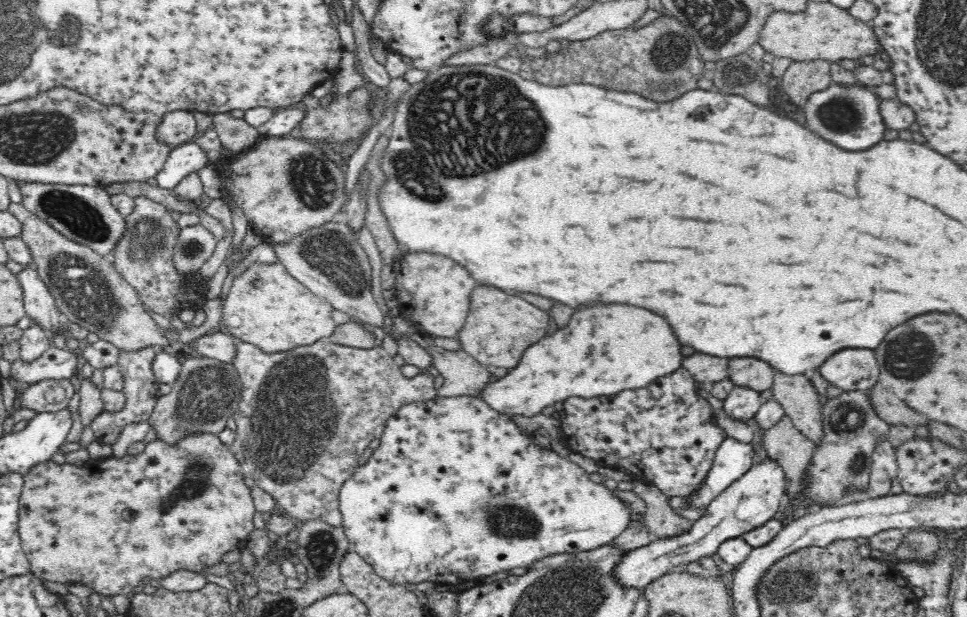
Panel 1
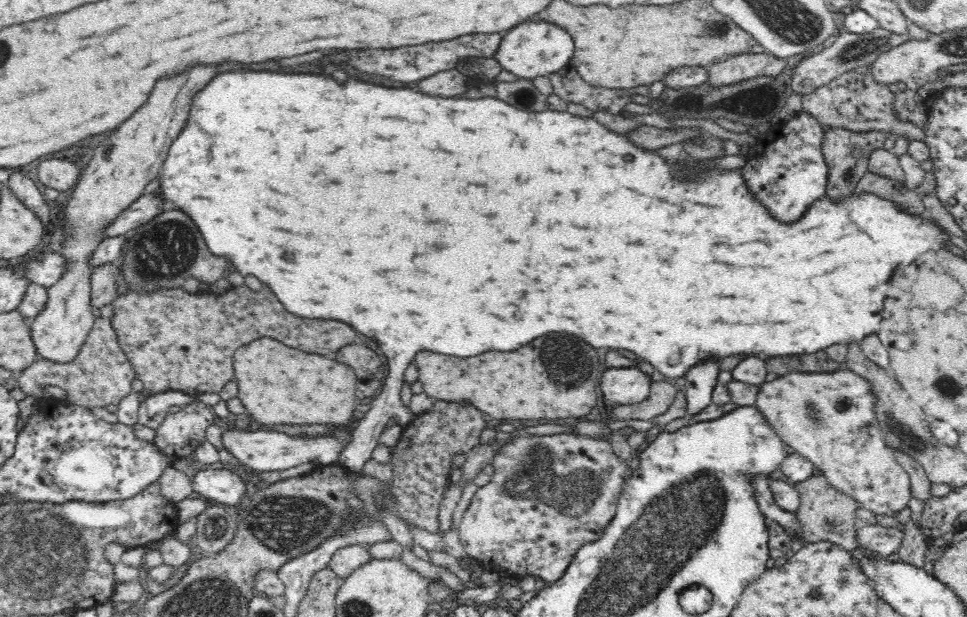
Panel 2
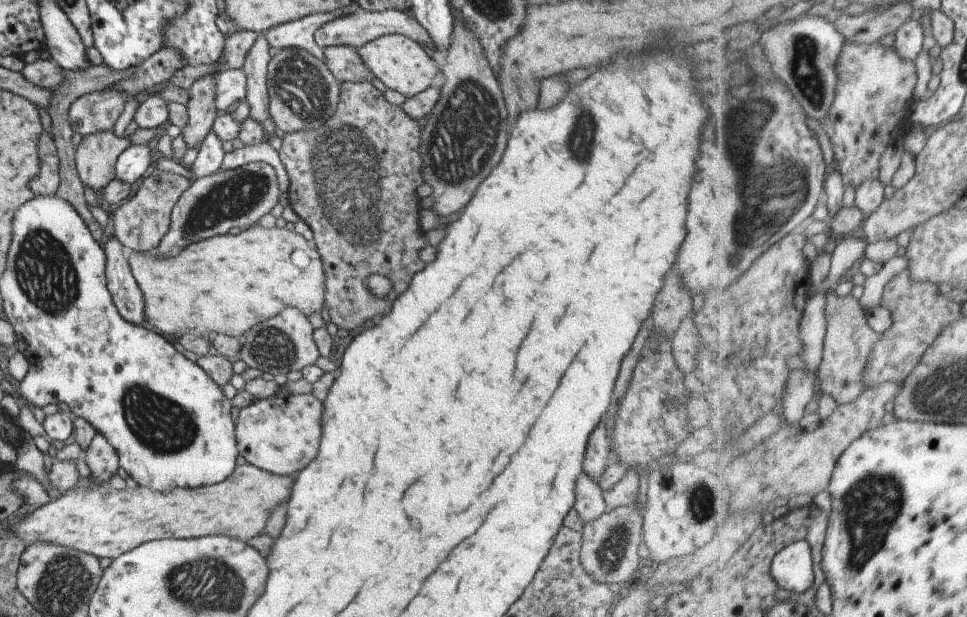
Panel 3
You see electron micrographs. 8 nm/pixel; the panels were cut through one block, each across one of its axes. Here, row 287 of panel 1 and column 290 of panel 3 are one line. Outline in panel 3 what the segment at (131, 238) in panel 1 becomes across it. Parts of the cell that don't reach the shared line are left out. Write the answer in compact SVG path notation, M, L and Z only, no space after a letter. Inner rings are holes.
M342 82L339 86L339 102L333 118L315 130L283 134L277 154L288 178L288 205L311 228L313 245L323 262L323 306L330 321L349 332L361 322L375 316L379 318L389 310L391 300L401 294L411 276L423 268L419 250L423 250L427 242L417 224L420 207L415 190L423 183L423 174L419 172L421 132L417 121L409 118L399 105L387 103L369 82ZM369 274L381 274L391 282L387 296L375 298L369 293L363 284Z

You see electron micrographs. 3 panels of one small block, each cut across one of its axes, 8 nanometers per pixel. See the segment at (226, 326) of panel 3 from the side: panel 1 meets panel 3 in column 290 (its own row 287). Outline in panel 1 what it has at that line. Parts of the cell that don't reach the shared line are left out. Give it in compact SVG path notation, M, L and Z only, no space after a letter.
M256 262L232 280L221 324L236 339L256 345L266 354L274 354L328 339L337 328L332 310L326 299L314 294L281 263Z

